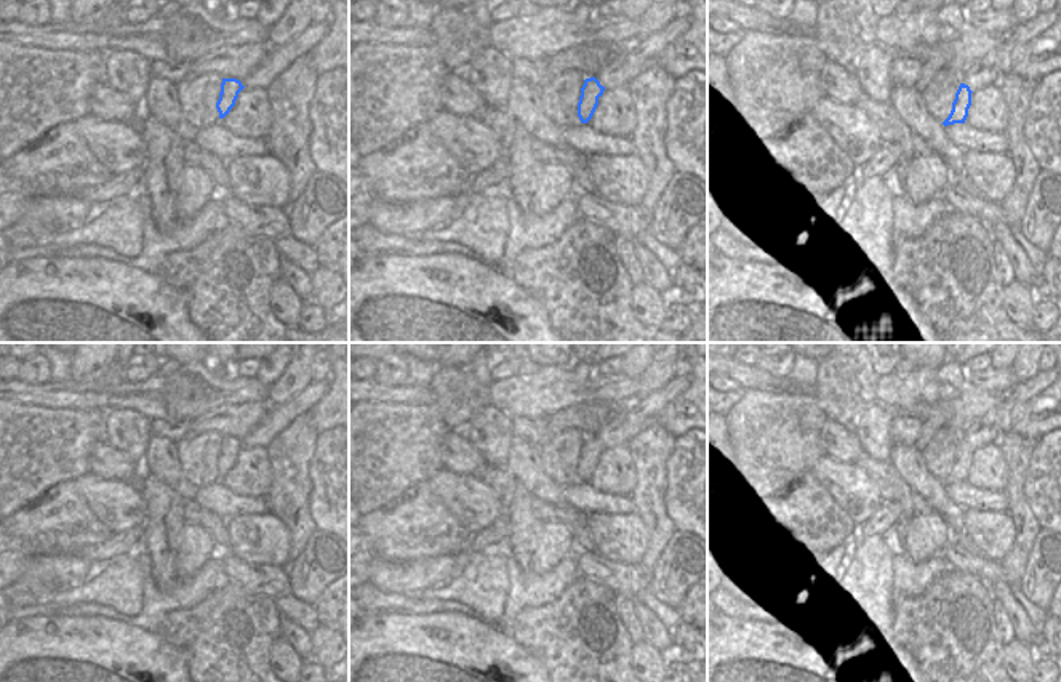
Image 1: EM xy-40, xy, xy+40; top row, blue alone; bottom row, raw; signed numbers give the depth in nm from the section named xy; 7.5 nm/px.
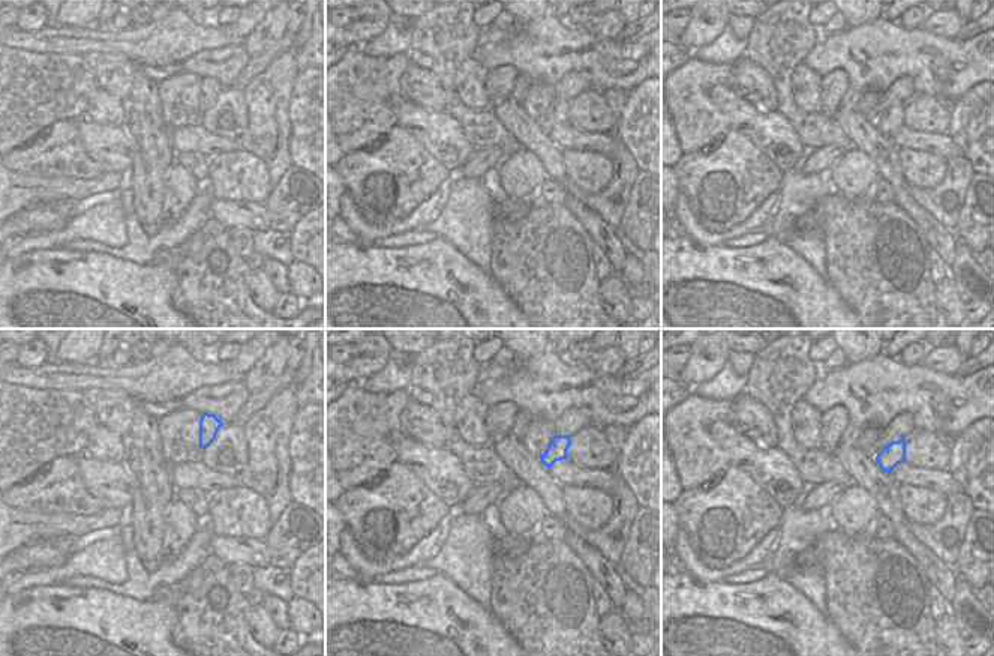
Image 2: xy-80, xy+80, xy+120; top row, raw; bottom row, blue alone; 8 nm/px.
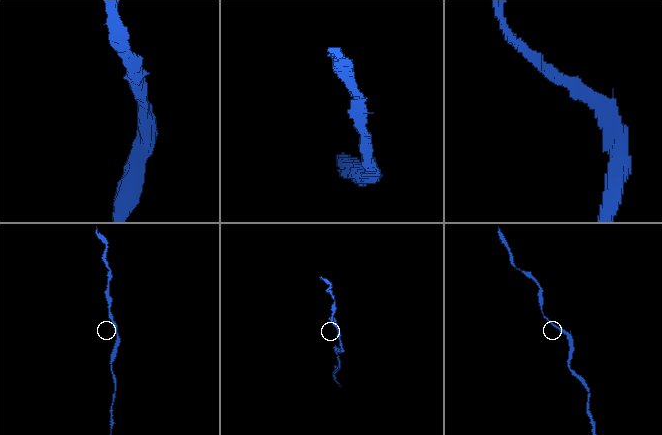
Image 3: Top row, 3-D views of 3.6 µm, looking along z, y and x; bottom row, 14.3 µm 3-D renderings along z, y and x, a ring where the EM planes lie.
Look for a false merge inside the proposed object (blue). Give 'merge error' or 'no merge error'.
no merge error

